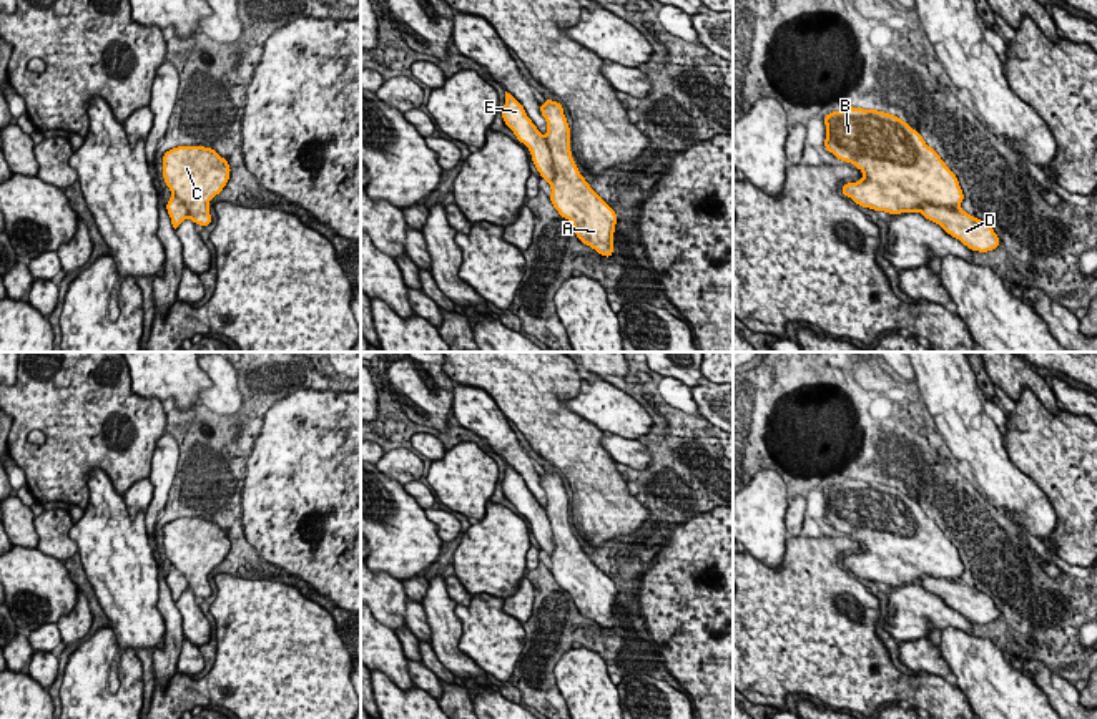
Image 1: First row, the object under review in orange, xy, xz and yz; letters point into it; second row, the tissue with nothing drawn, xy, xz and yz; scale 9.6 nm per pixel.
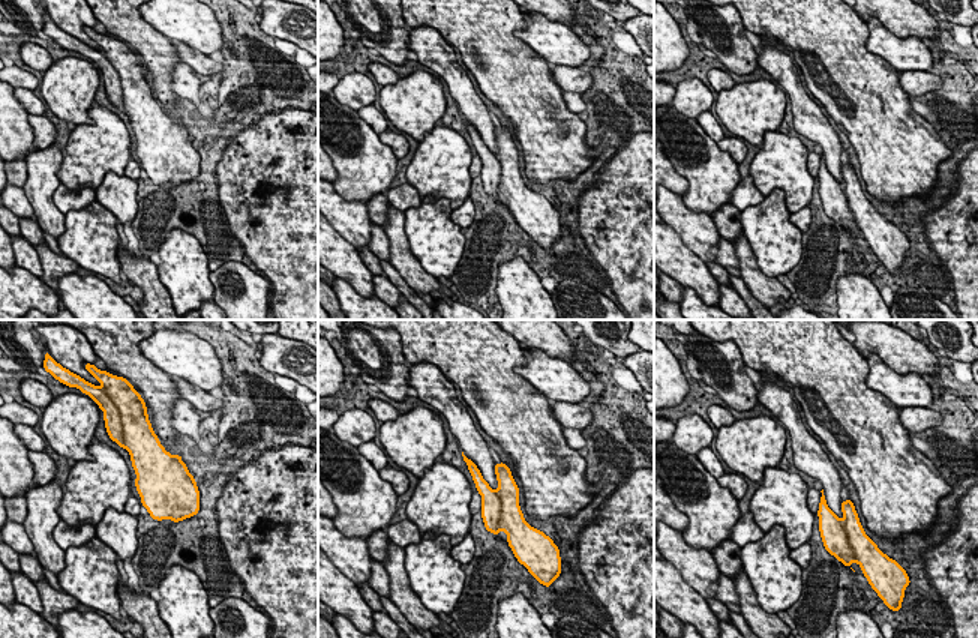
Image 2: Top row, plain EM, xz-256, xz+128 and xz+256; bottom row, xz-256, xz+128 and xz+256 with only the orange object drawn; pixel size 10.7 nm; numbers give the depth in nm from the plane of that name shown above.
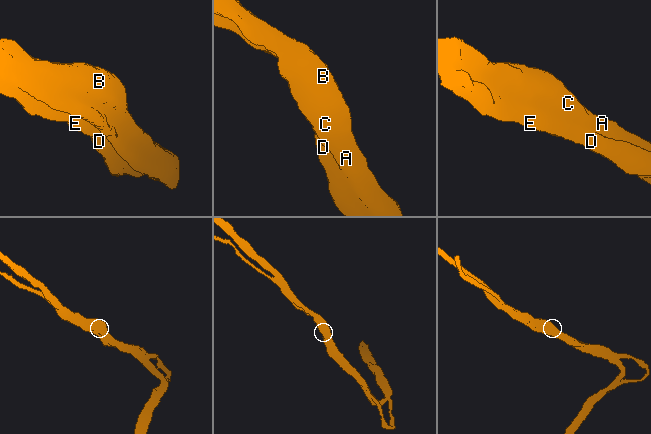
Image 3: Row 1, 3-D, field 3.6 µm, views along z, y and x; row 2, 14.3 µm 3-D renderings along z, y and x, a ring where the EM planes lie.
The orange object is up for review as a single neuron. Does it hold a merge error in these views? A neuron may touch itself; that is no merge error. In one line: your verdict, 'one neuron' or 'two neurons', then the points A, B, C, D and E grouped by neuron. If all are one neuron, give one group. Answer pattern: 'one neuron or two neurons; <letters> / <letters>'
one neuron; A B C D E

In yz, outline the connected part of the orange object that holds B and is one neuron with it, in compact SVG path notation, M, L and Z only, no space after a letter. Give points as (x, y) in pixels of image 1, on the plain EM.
M849 478L828 485L824 496L826 523L863 543L859 553L843 556L843 568L863 580L889 586L921 584L972 623L989 624L1001 616L987 594L961 581L964 565L956 546L906 493L884 483Z

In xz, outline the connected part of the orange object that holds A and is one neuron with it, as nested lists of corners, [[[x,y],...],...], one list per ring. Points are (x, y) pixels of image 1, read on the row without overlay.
[[[505,463],[504,495],[524,515],[532,533],[552,561],[548,568],[558,586],[568,591],[580,614],[600,628],[613,626],[615,583],[590,560],[570,523],[570,500],[558,473],[545,472],[540,485],[547,493],[544,508],[524,478]]]

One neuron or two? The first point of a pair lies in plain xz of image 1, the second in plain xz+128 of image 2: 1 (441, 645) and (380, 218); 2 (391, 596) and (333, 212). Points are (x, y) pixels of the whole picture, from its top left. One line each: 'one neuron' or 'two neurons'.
1: two neurons
2: one neuron

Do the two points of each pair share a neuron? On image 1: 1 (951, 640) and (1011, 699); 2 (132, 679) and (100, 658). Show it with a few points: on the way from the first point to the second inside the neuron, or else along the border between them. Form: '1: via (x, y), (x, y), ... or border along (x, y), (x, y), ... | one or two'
1: via (966, 655), (996, 684) | one
2: via (130, 670), (117, 656), (110, 656) | one

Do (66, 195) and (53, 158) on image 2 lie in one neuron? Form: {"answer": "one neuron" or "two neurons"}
{"answer": "two neurons"}

